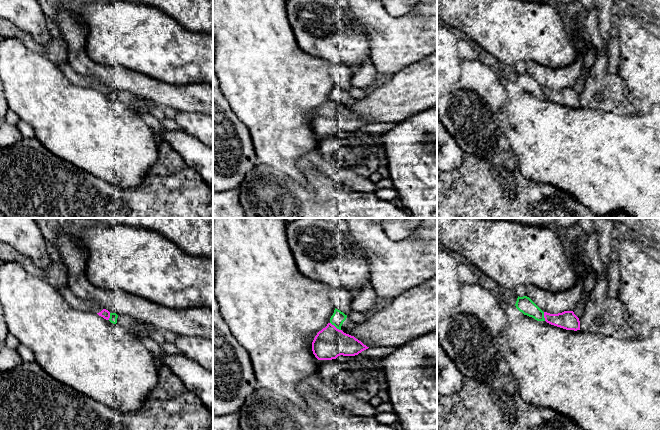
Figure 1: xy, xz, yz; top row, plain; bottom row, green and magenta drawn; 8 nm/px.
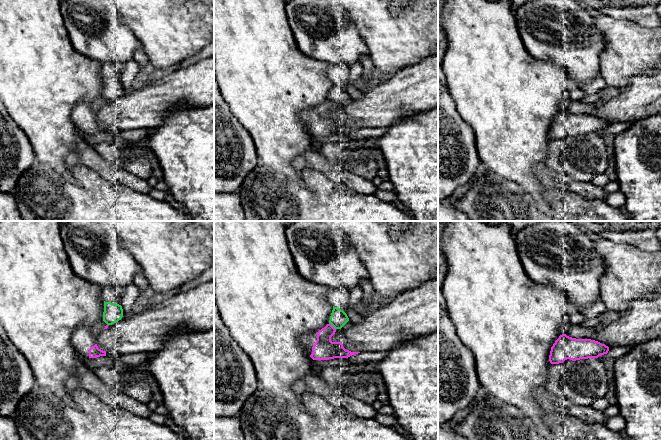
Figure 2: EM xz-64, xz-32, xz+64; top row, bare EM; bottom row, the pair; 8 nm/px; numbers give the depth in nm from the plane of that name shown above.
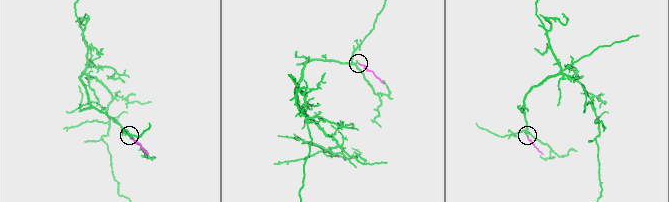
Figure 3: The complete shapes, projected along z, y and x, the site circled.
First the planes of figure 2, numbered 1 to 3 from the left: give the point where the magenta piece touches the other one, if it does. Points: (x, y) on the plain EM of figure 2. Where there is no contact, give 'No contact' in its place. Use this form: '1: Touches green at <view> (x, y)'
1: No contact
2: Touches green at xz-32 (332, 101)
3: No contact

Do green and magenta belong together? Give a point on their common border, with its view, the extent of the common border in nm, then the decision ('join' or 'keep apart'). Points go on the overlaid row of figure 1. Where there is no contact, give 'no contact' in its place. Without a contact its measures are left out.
contact xz (335, 326); length 110 nm; keep apart

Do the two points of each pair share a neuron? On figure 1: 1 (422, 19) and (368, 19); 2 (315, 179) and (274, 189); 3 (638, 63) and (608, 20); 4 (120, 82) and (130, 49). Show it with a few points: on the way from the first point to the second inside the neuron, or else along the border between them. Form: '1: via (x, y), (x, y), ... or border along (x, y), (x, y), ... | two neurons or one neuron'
1: via (409, 24), (381, 24) | one neuron
2: via (309, 190), (285, 191) | one neuron
3: border along (618, 13), (614, 24) | two neurons
4: border along (102, 63), (128, 67), (147, 76) | two neurons

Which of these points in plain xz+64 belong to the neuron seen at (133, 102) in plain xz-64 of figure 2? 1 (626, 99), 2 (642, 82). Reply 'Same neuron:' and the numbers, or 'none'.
Same neuron: 1, 2

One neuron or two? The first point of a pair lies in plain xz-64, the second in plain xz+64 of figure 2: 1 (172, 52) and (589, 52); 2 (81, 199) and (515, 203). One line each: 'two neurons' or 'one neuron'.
1: two neurons
2: one neuron

